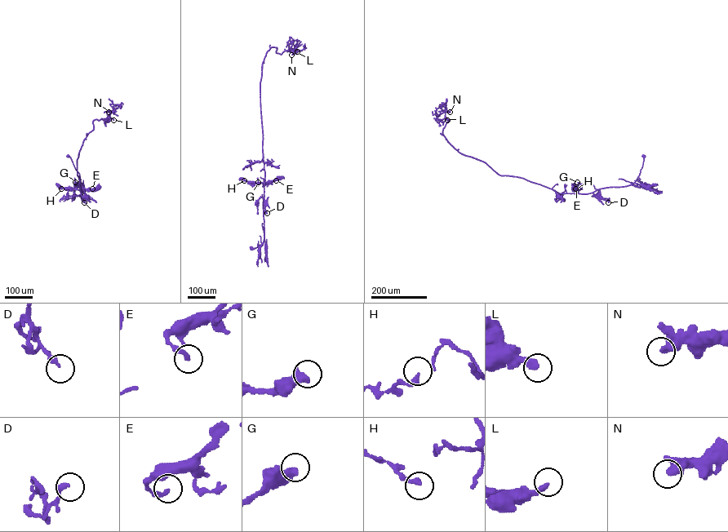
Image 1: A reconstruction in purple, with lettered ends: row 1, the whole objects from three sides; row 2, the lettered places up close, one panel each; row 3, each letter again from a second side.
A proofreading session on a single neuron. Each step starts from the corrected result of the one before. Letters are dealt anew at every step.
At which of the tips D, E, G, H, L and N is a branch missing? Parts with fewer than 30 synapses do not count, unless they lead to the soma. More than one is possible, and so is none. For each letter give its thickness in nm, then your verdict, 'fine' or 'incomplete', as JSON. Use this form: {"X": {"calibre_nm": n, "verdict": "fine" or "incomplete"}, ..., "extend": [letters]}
{"D": {"calibre_nm": 260, "verdict": "fine"}, "E": {"calibre_nm": 240, "verdict": "fine"}, "G": {"calibre_nm": 500, "verdict": "fine"}, "H": {"calibre_nm": 240, "verdict": "fine"}, "L": {"calibre_nm": 340, "verdict": "fine"}, "N": {"calibre_nm": 480, "verdict": "fine"}, "extend": []}

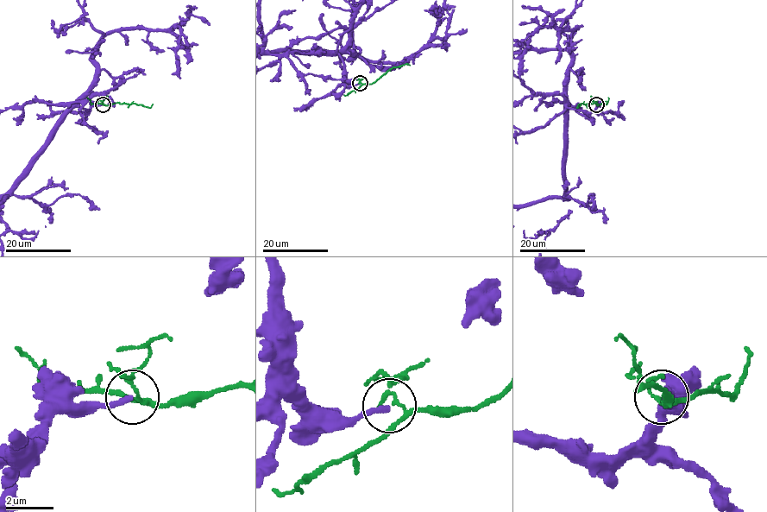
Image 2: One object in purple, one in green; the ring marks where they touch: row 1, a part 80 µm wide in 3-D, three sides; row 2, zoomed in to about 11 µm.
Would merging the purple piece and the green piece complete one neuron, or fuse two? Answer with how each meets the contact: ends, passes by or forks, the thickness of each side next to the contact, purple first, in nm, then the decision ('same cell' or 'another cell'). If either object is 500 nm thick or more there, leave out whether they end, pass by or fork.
purple ends there; green forks there; 240 nm thick on the purple side, 100 nm on the other; another cell

